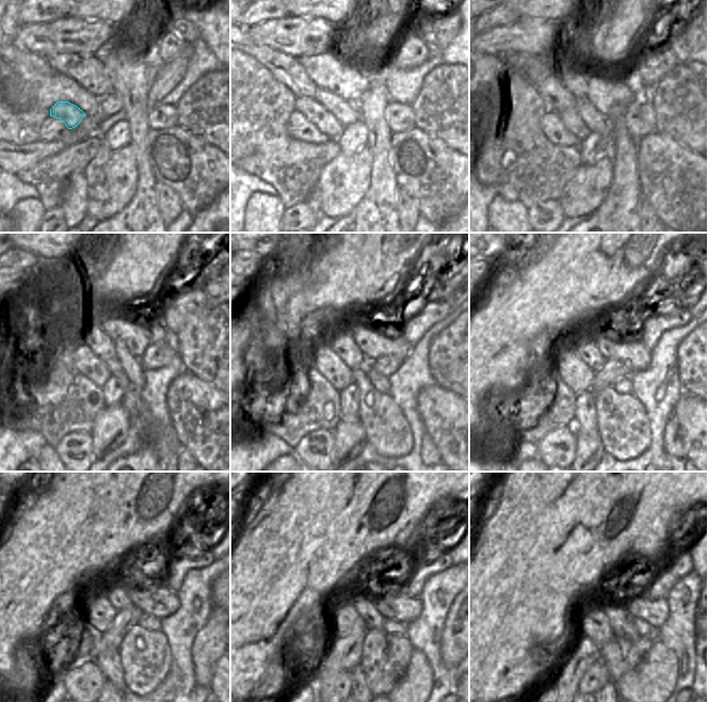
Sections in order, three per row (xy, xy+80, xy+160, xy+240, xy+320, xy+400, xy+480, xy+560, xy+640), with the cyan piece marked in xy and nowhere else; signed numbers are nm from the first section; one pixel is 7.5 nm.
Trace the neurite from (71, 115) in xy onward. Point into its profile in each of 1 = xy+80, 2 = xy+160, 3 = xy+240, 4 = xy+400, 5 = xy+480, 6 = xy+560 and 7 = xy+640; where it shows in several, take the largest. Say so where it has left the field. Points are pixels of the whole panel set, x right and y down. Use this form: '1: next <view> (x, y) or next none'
1: next xy+80 (325, 122)
2: next xy+160 (569, 117)
3: next xy+240 (141, 419)
4: next xy+400 (623, 425)
5: next xy+480 (145, 656)
6: next xy+560 (385, 657)
7: next xy+640 (620, 656)

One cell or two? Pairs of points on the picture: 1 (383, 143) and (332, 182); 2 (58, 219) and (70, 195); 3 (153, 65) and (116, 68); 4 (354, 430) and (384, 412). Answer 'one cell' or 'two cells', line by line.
1: two cells
2: two cells
3: two cells
4: two cells

